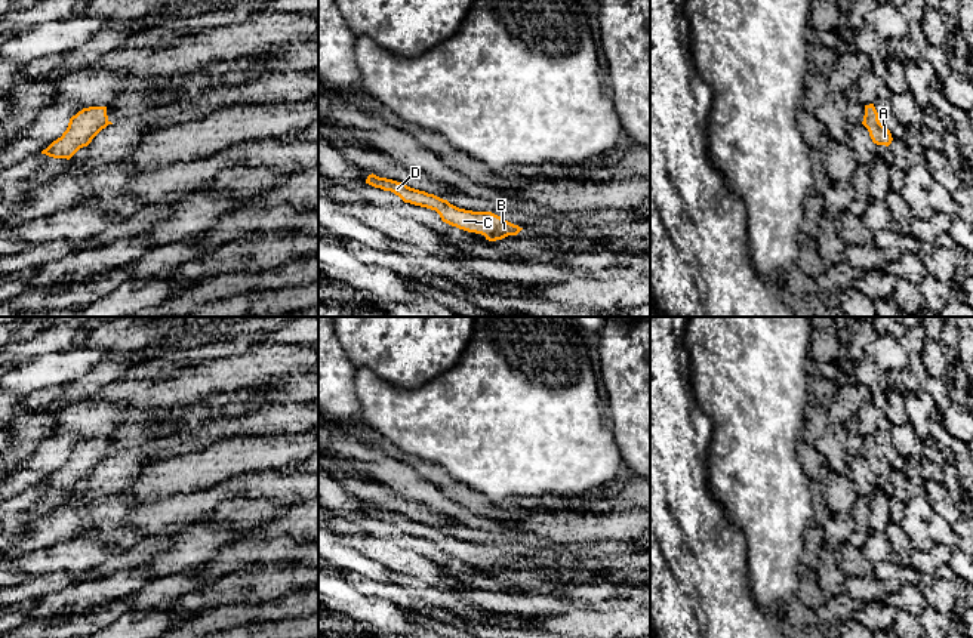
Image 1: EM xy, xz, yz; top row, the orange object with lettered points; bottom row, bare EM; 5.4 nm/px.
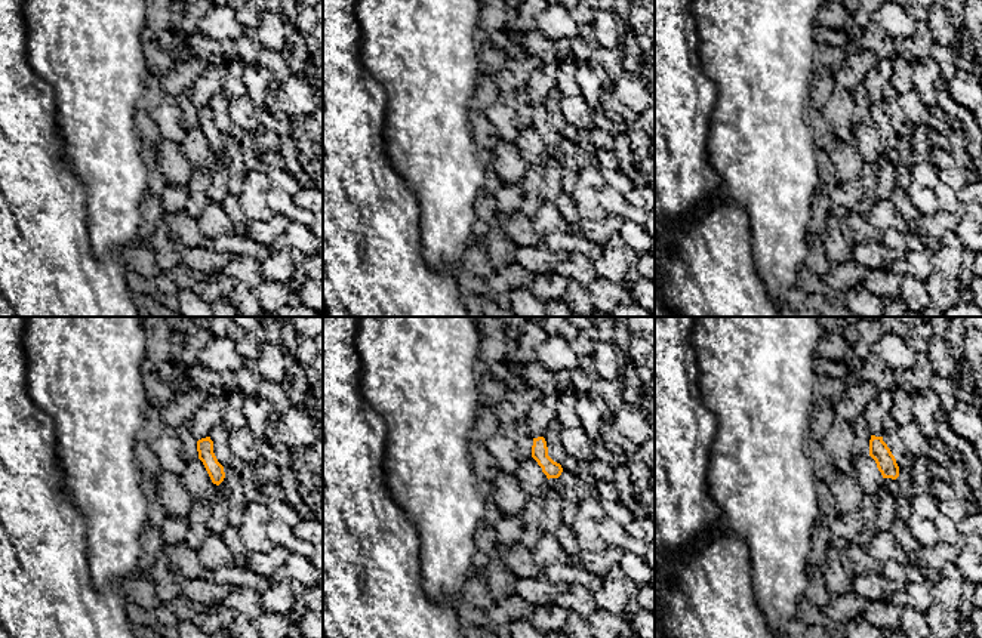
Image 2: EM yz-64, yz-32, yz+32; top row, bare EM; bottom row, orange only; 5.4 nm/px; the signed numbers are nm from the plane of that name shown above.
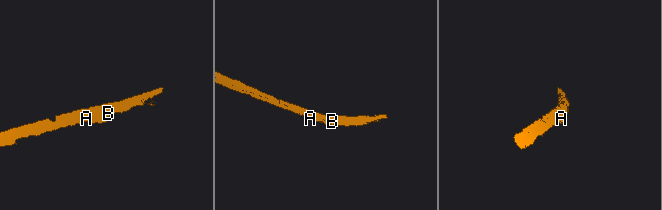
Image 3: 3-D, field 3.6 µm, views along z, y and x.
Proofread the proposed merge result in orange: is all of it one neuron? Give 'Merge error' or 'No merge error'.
No merge error

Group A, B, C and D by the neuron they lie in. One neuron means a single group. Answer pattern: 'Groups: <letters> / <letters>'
Groups: A B C D

